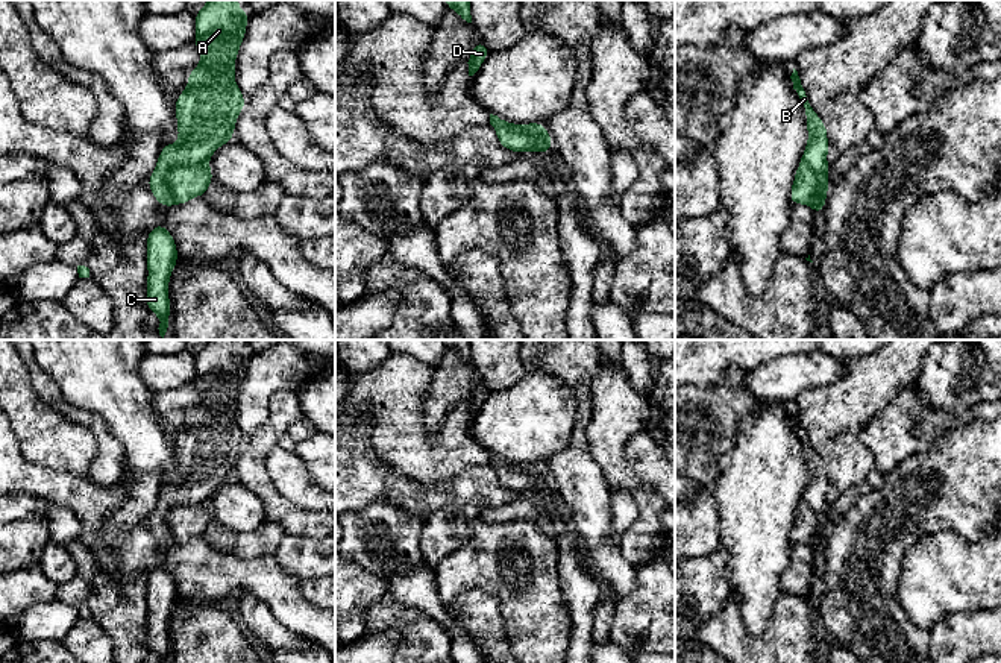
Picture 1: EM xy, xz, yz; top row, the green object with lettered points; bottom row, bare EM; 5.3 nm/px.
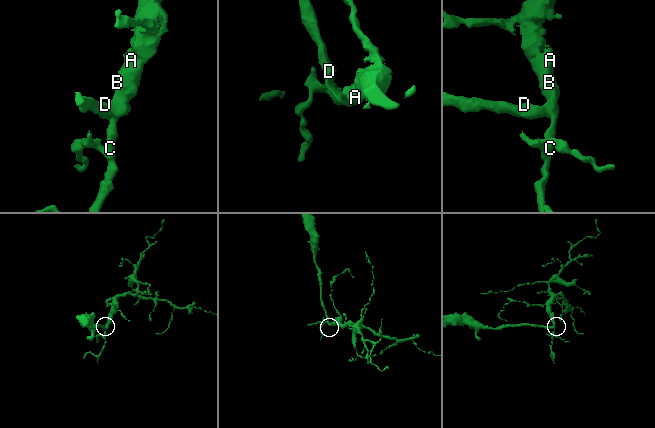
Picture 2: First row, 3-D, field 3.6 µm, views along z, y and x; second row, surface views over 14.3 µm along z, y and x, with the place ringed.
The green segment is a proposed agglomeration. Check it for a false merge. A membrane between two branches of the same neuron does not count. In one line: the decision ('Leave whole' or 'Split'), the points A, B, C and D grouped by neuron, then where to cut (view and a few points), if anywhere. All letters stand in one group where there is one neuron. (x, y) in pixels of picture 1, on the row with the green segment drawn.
Split. Groups: A B C / D. Split along xy (207, 161), (173, 166), (167, 172), (166, 185), (175, 202)

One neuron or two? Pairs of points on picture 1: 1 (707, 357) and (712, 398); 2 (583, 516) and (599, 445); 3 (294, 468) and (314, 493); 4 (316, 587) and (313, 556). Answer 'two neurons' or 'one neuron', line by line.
1: two neurons
2: two neurons
3: one neuron
4: two neurons

